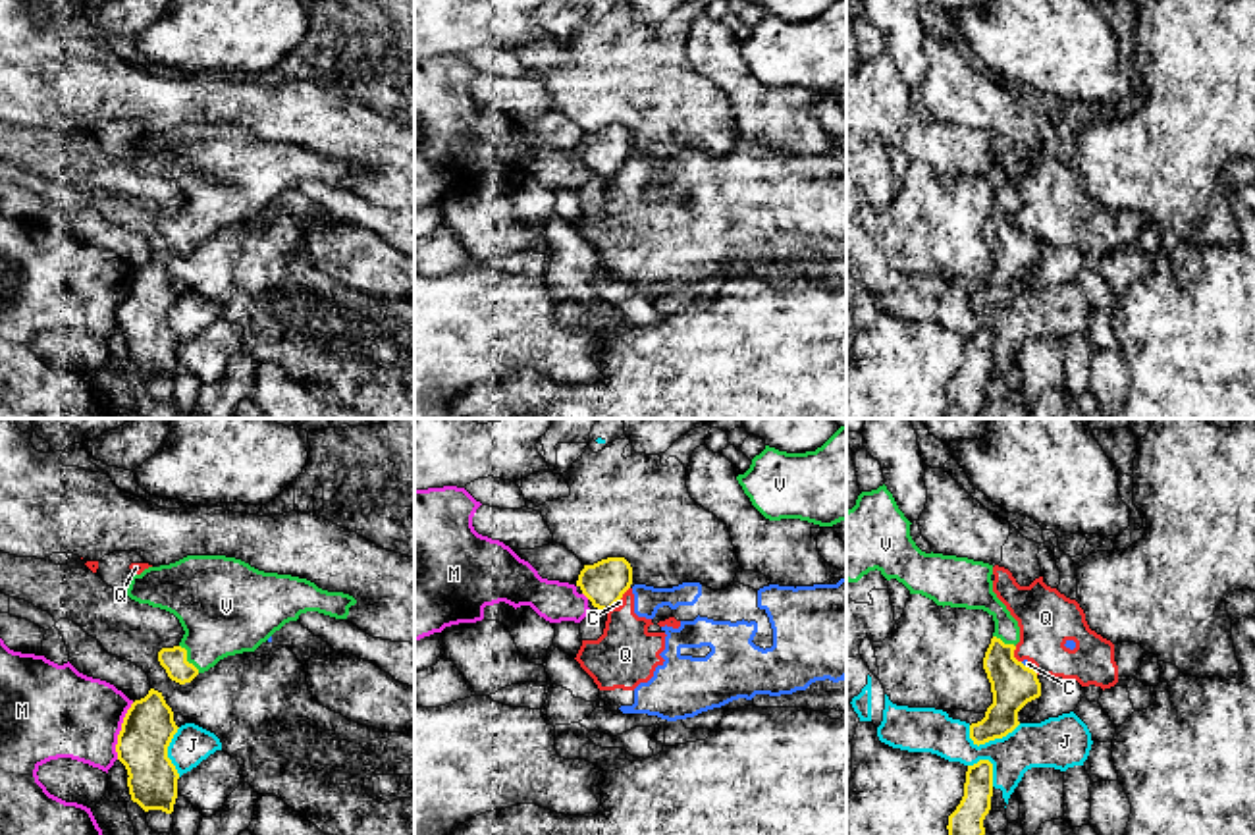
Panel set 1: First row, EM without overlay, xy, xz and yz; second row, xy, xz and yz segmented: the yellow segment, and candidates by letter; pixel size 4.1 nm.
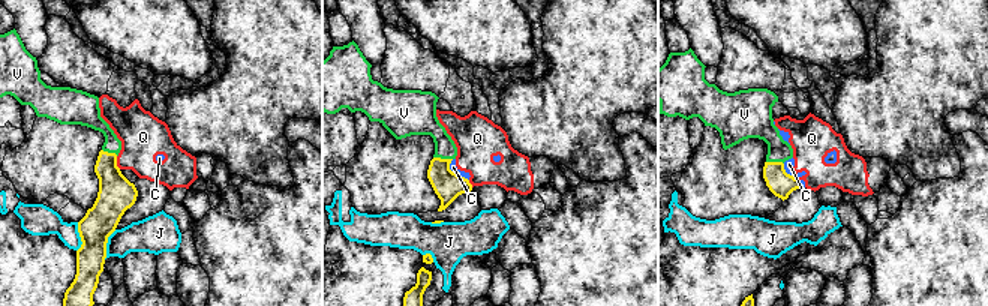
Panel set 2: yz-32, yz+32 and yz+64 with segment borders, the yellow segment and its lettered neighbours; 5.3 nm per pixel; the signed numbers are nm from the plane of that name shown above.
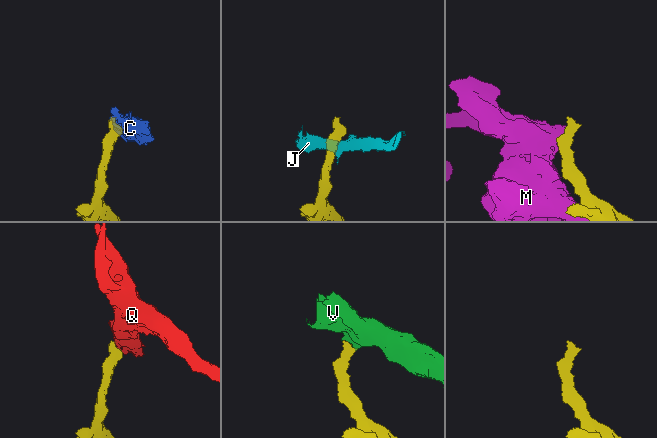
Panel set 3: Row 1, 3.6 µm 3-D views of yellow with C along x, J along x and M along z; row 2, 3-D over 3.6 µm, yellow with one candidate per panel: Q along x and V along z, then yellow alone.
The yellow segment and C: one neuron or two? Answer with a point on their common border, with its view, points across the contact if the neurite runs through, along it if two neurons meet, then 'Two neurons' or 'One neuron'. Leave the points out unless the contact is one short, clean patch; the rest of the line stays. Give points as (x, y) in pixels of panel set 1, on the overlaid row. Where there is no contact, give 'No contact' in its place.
Touches yellow at yz (1024, 666). Boundary: yz (1020, 662), (1032, 670). Two neurons

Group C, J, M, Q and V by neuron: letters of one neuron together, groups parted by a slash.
C Q / J / M / V

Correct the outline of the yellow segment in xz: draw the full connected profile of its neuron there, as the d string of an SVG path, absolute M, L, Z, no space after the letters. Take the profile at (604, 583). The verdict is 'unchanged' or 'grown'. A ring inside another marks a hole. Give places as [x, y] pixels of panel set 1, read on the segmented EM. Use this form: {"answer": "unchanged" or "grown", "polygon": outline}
{"answer": "unchanged", "polygon": "M607 557L584 565L576 586L594 607L609 611L632 584L632 567L625 557Z"}

